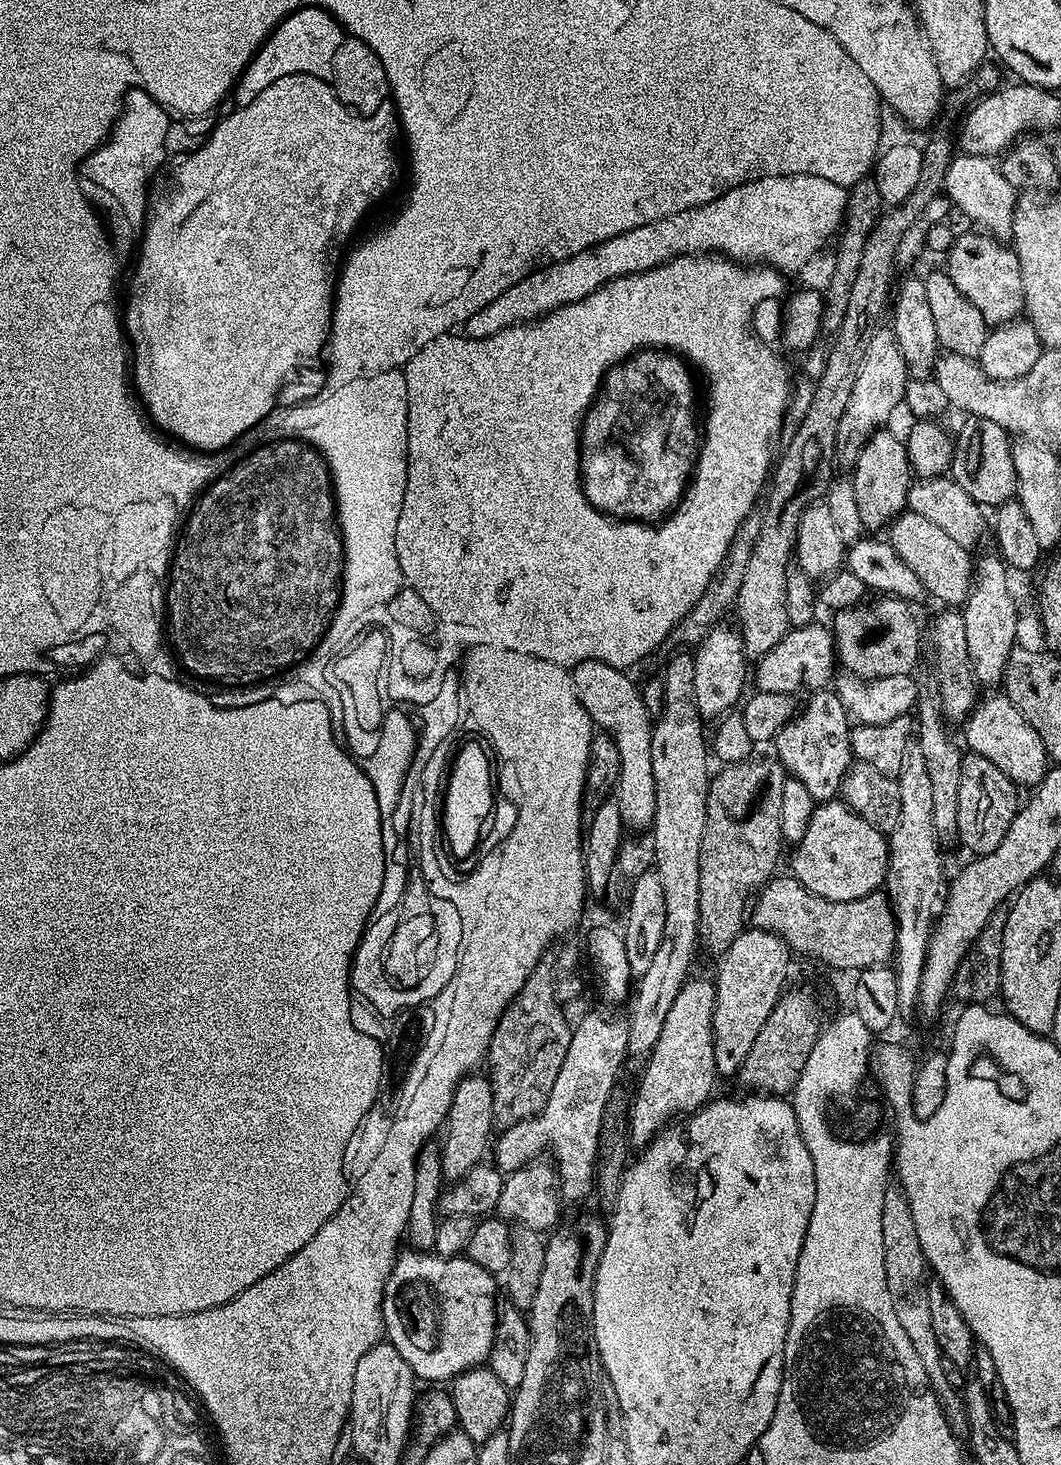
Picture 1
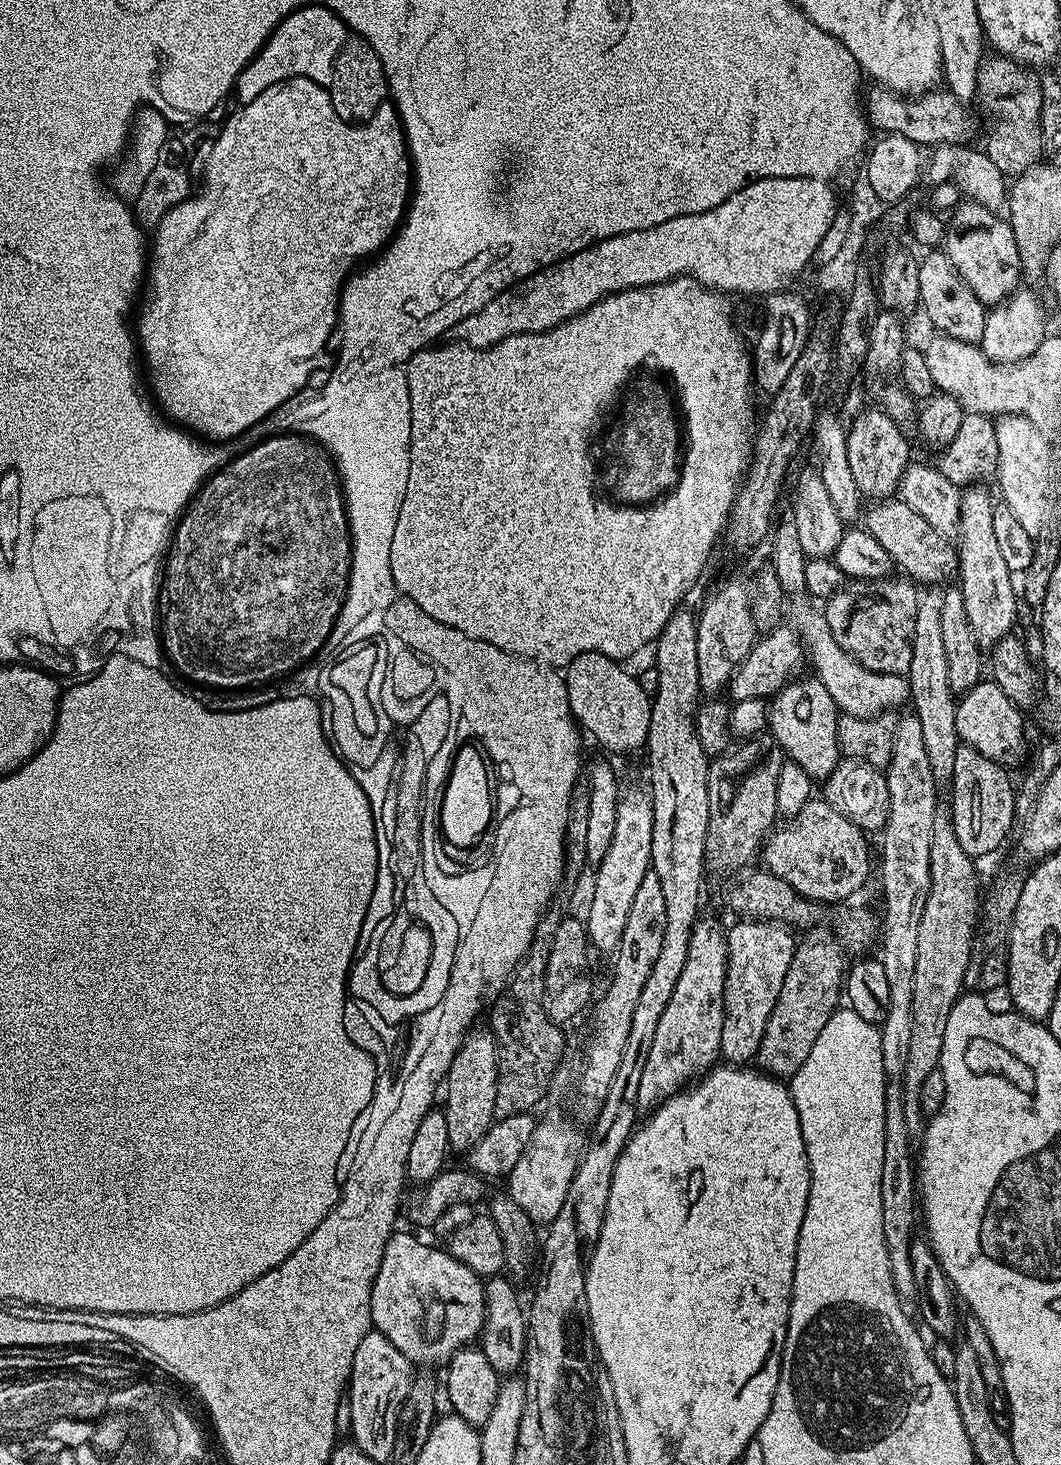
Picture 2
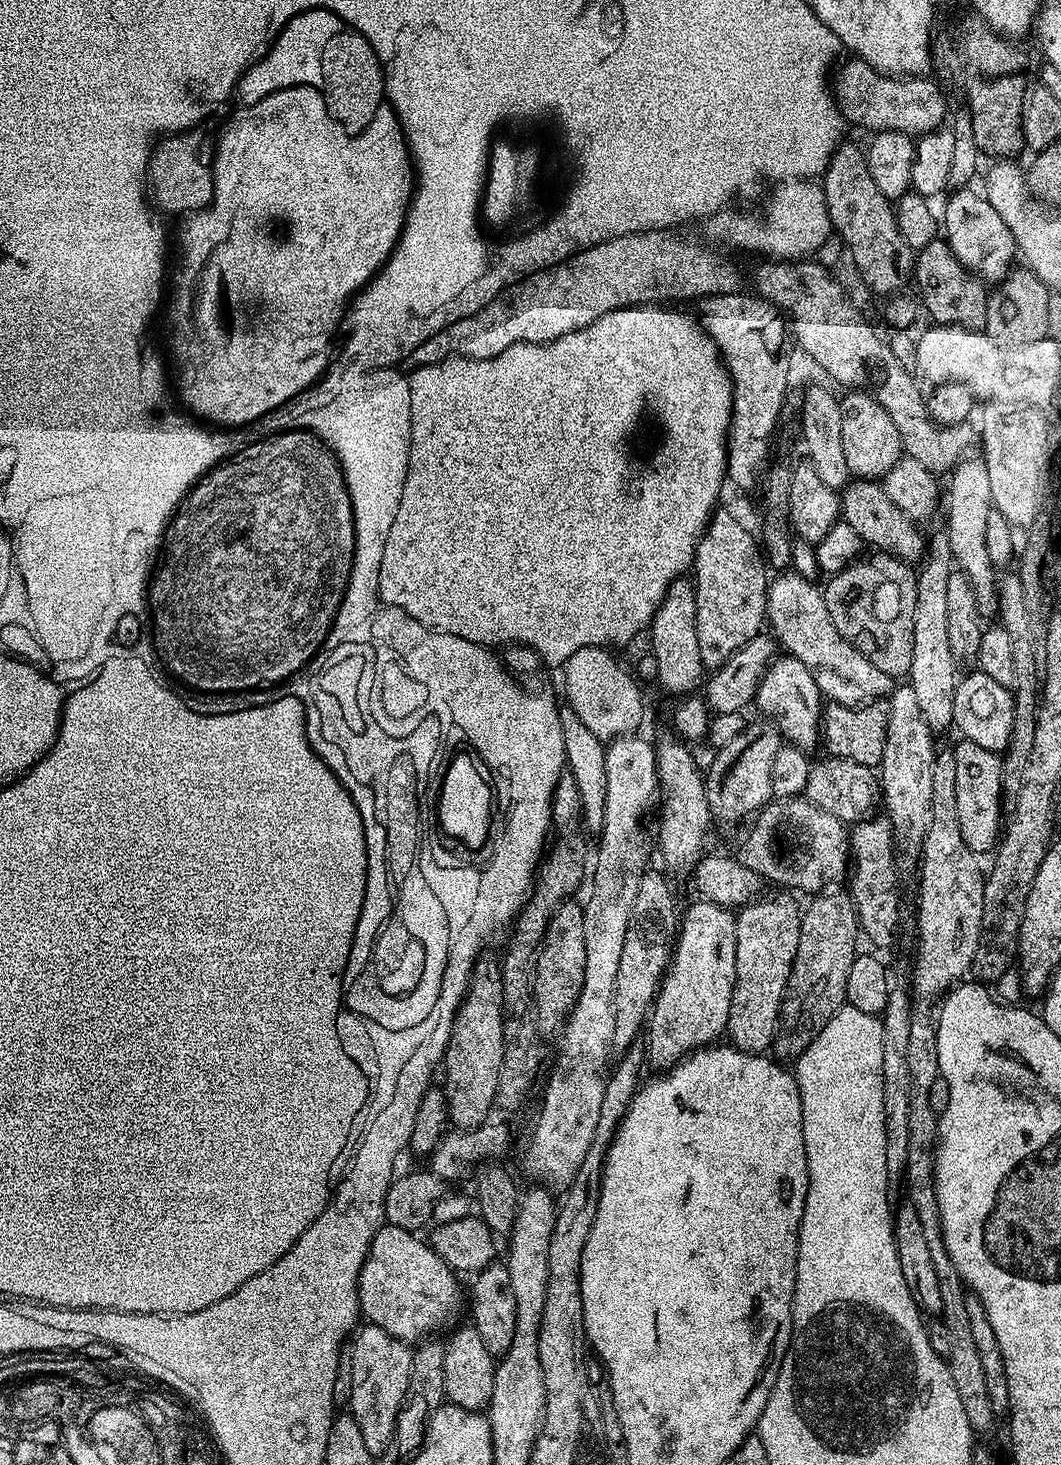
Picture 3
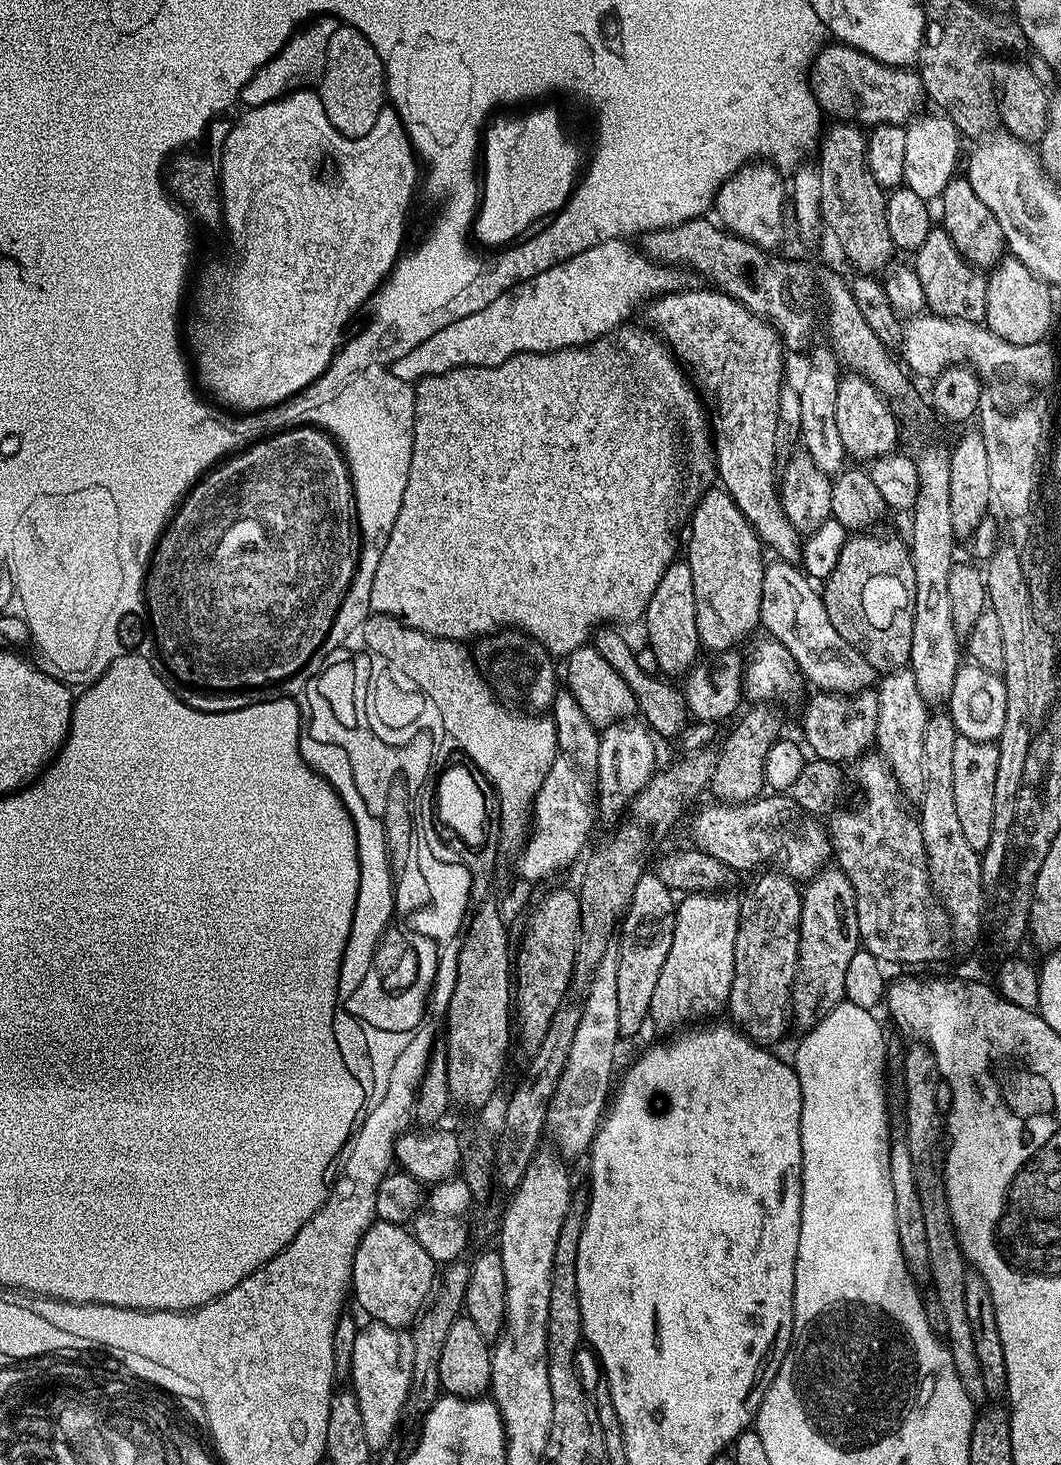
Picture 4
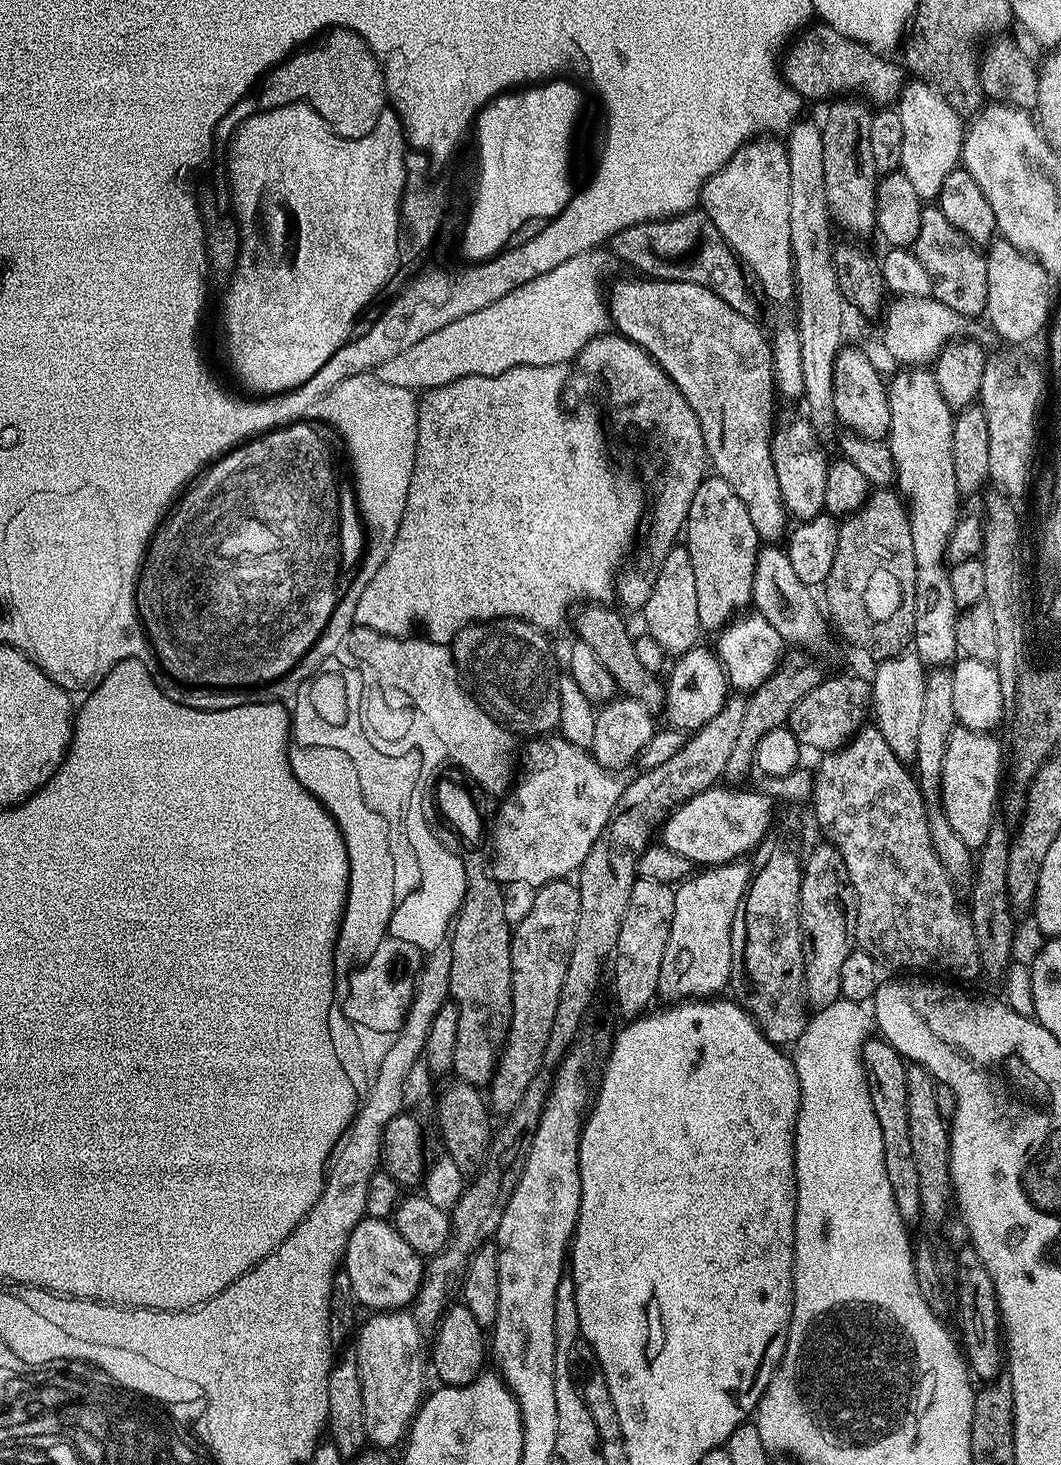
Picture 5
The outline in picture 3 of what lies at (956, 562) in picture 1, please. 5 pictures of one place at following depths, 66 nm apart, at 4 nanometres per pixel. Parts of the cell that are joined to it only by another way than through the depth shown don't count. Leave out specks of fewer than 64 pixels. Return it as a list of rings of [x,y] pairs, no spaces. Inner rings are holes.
[[[853,479],[844,485],[840,496],[840,515],[843,523],[860,536],[865,545],[891,553],[901,562],[919,561],[922,556],[922,540],[914,520],[899,509],[884,493],[883,487],[875,480]]]

